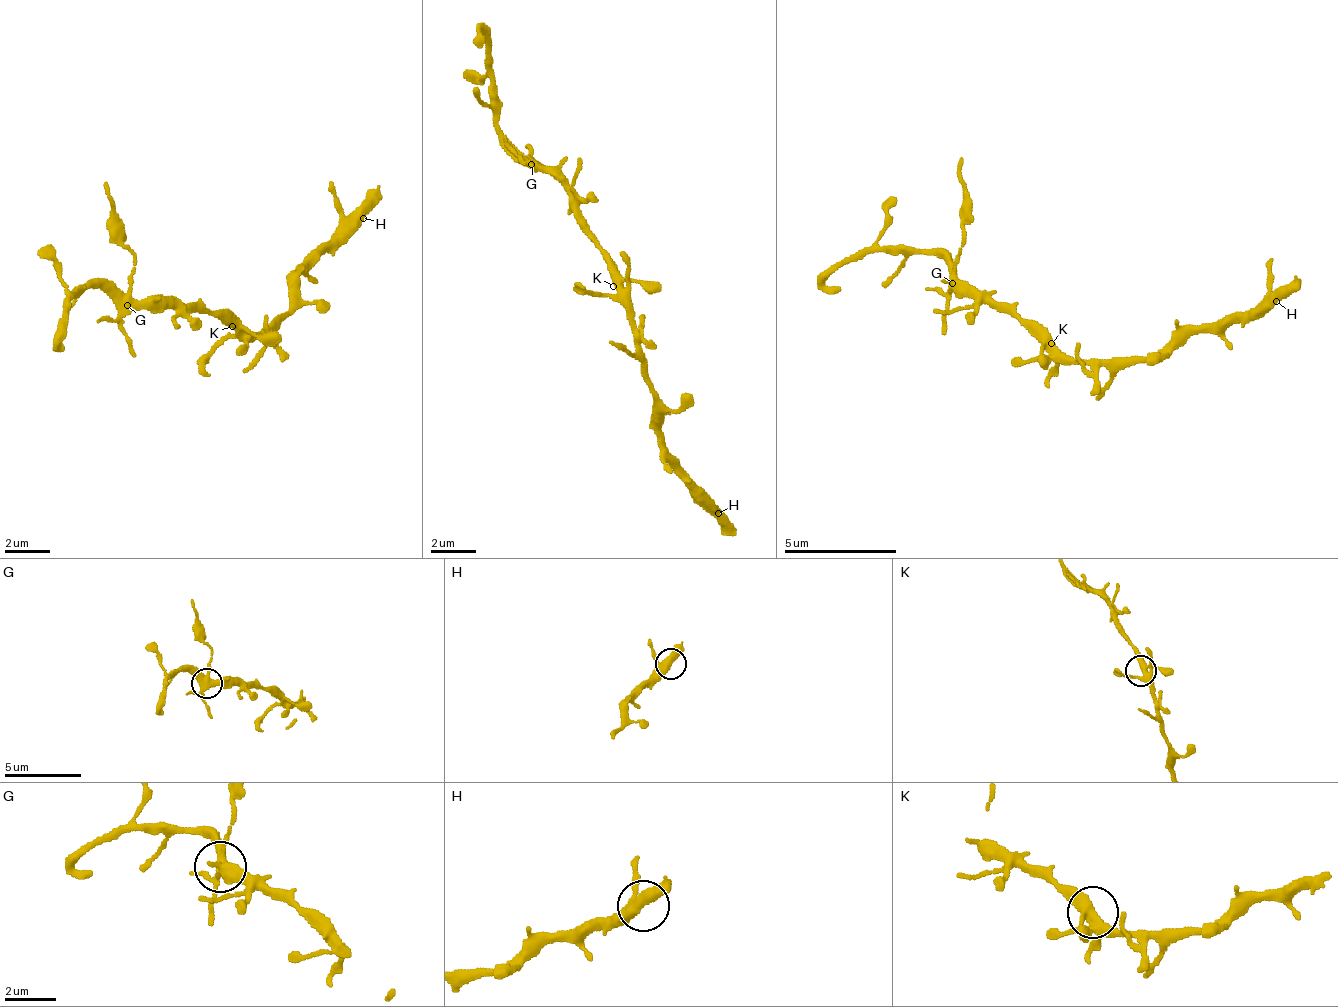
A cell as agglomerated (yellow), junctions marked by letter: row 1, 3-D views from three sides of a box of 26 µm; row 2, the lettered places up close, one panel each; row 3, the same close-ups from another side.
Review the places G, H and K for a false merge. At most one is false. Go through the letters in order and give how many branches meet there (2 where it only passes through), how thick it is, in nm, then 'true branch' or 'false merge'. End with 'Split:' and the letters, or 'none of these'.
G: 5 branches meet; 360 nm thick; false merge
H: 3 branches meet; 360 nm thick; true branch
K: 5 branches meet; 360 nm thick; true branch
Split: G

